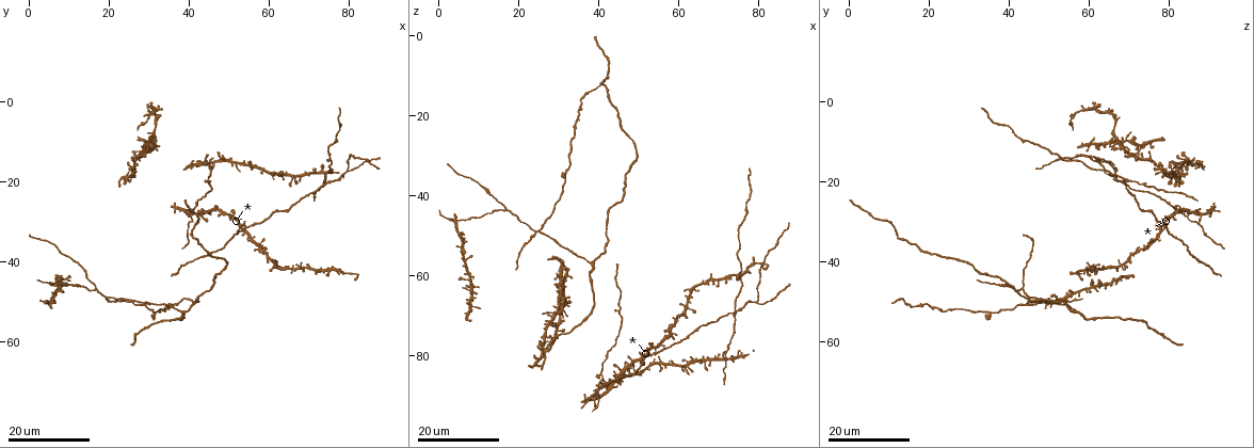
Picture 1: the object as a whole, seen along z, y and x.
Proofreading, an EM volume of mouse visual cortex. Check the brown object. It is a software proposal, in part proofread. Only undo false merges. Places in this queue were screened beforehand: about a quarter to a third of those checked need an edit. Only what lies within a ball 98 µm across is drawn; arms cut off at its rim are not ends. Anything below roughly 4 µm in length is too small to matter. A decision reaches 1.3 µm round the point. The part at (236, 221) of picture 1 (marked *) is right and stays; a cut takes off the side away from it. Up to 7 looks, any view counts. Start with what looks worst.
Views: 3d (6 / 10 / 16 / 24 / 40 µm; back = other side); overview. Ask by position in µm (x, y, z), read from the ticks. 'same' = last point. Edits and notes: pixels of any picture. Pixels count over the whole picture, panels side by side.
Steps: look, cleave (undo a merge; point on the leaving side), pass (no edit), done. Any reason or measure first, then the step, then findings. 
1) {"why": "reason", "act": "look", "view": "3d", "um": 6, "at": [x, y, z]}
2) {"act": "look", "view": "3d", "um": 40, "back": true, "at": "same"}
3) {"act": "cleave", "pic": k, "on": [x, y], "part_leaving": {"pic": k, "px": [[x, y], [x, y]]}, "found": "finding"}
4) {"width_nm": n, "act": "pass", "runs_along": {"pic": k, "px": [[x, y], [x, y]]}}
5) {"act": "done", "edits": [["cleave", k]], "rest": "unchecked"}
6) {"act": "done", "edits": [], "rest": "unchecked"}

{"why": "four arms meet", "act": "look", "view": "3d", "um": 16, "at": [25.5, 50.0, 48.5]}

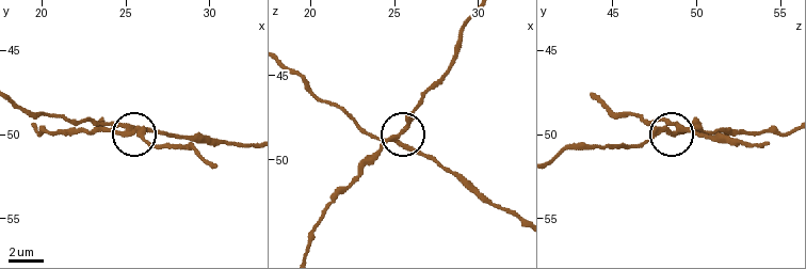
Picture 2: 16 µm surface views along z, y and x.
{"act": "look", "view": "3d", "um": 6, "at": [24.9, 49.9, 48.6]}

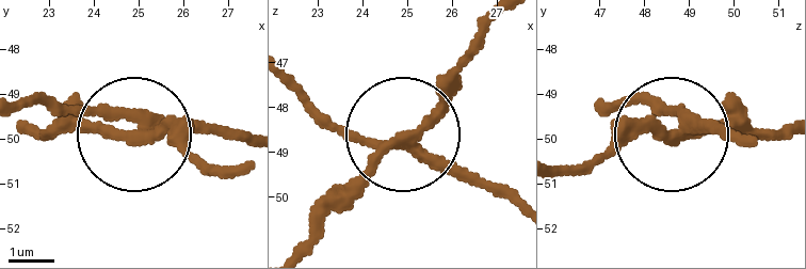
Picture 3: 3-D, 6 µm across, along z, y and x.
{"act": "cleave", "pic": 3, "on": [179, 132], "part_leaving": {"pic": 3, "px": [[141, 135], [171, 135], [216, 170]]}, "found": "two neurons meet here"}

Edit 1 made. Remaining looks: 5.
{"why": "see it whole again", "act": "look", "view": "overview"}

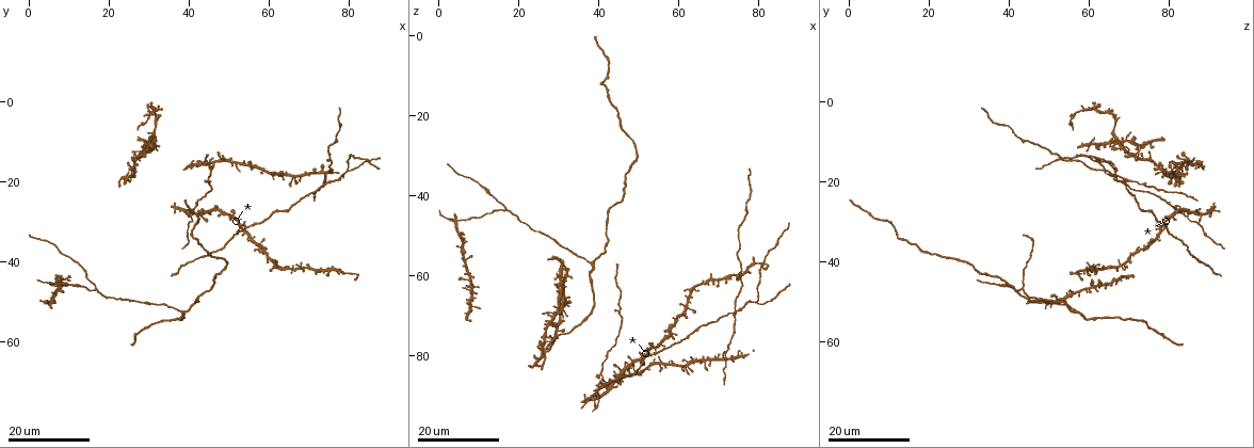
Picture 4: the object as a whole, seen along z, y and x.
{"why": "four arms meet", "act": "look", "view": "3d", "um": 24, "at": [54.0, 32.0, 77.5]}

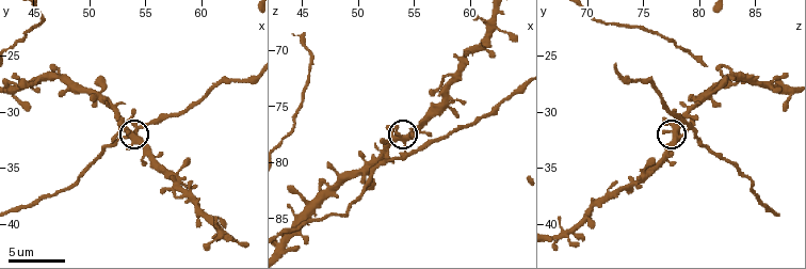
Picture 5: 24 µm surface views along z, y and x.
{"act": "look", "view": "3d", "um": 10, "at": [54.2, 32.4, 78.0]}

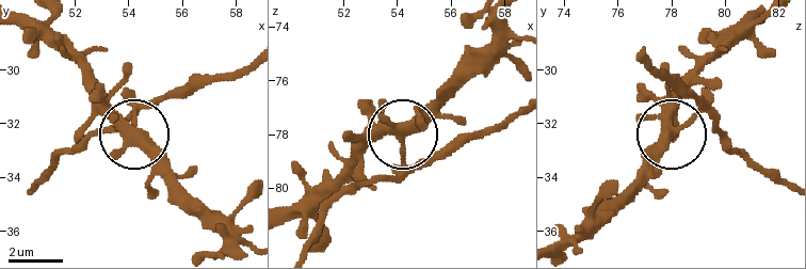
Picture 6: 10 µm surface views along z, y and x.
{"width_nm": 340, "act": "pass", "found": "one neuron here"}

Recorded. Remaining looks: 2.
{"why": "branch point", "act": "look", "view": "3d", "um": 16, "at": [80.0, 17.0, 66.0]}

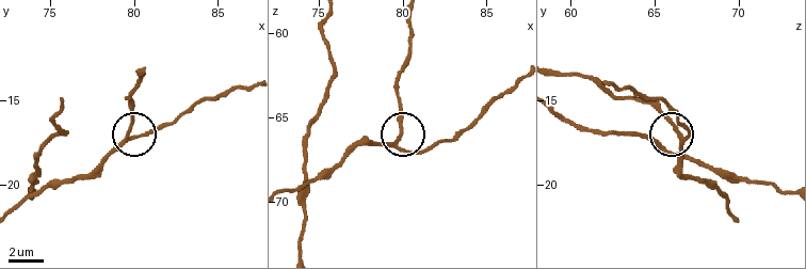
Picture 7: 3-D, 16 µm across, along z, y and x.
{"act": "look", "view": "3d", "um": 6, "at": [79.6, 17.0, 66.5]}

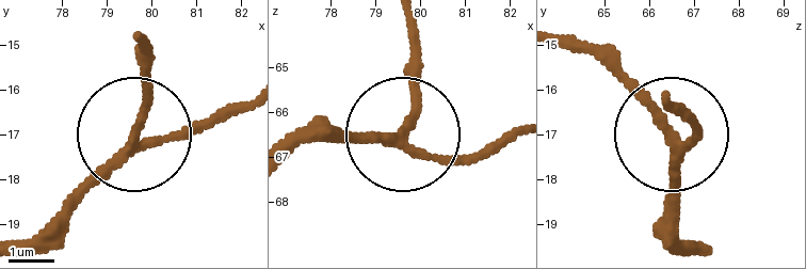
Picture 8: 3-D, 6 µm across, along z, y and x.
{"width_nm": 190, "act": "pass", "runs_along": {"pic": 8, "px": [[686, 244], [674, 221], [674, 133], [697, 141], [686, 117]]}, "found": "continuous, no second neuron"}

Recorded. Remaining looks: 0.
{"act": "done", "edits": [["cleave", 3]], "rest": "unchecked"}

